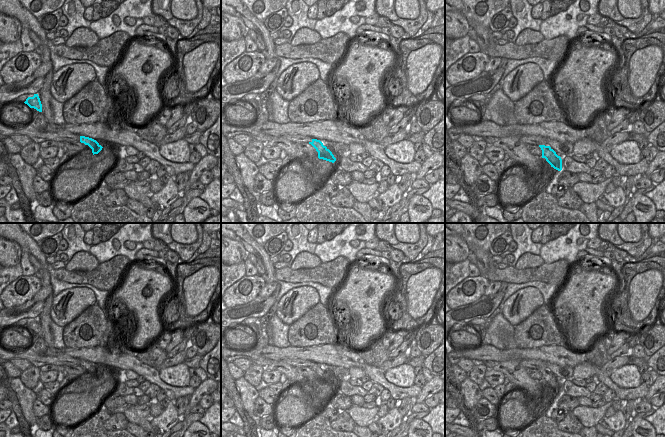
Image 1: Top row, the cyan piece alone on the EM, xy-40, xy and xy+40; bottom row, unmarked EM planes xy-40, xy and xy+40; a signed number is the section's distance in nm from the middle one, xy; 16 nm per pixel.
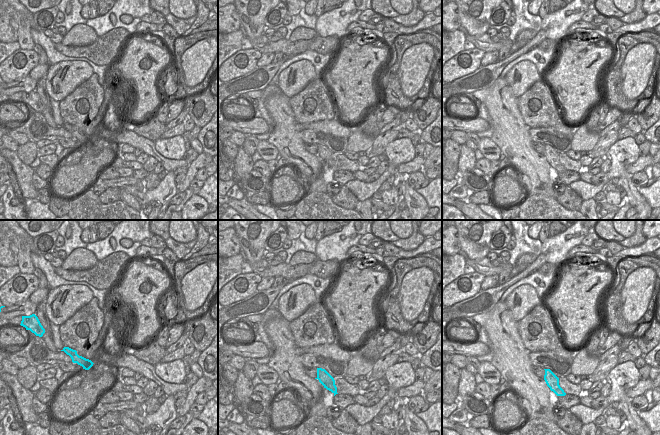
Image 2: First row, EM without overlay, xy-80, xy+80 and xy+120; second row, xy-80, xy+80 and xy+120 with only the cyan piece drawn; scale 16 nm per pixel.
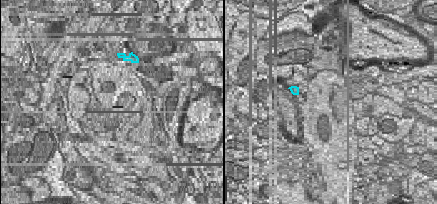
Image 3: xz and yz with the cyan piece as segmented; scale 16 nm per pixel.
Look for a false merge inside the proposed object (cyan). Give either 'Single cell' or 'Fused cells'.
Single cell.

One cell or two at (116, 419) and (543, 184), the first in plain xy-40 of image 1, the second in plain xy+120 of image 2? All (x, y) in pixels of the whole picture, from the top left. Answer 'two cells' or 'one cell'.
two cells

